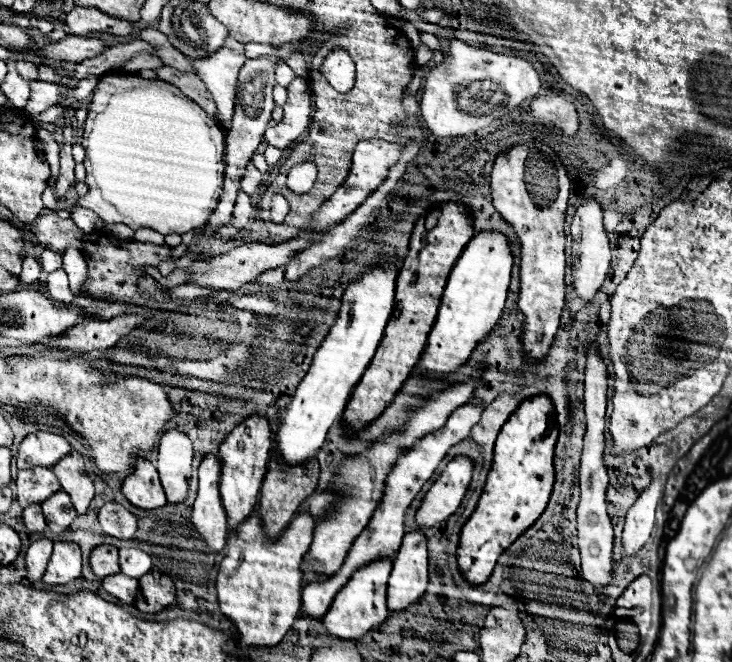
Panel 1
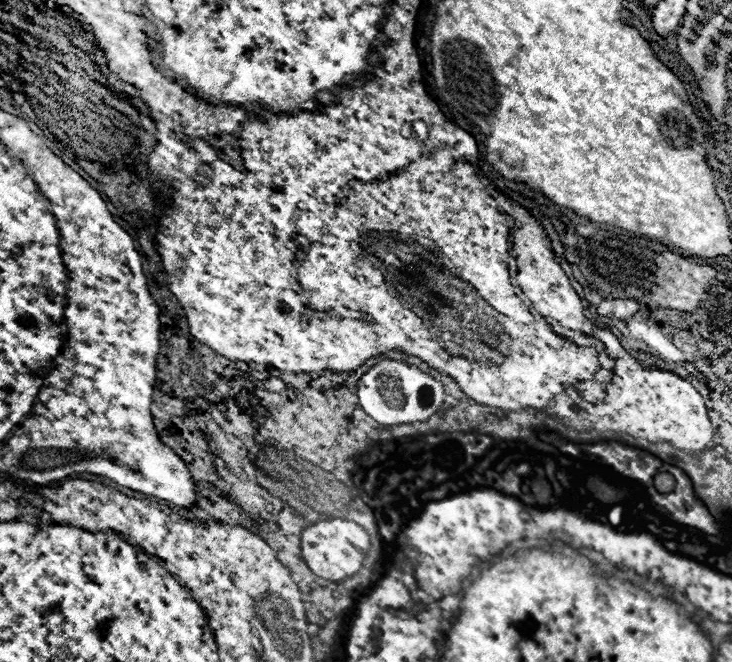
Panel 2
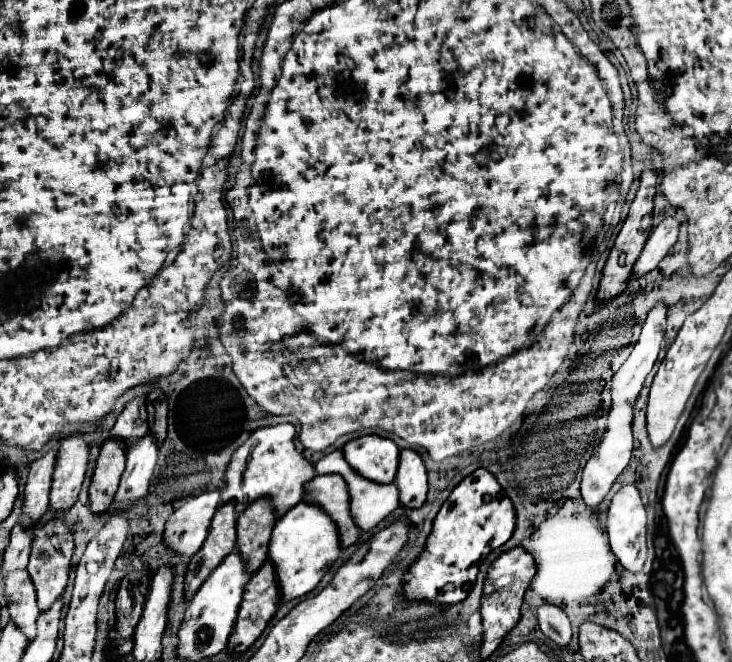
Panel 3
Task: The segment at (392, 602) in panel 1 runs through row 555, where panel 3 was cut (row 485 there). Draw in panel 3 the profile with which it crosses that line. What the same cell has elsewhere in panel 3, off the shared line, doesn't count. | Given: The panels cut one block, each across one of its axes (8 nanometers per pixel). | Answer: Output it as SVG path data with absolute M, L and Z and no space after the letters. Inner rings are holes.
M402 450L398 466L396 486L400 490L400 504L408 508L422 506L428 492L428 478L420 454L416 450Z

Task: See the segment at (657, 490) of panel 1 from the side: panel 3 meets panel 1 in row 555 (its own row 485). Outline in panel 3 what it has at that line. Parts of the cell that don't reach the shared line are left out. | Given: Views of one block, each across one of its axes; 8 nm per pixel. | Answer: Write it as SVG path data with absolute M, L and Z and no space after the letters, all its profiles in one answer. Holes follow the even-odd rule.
M624 484L612 498L608 510L608 536L610 546L620 564L630 572L640 572L646 560L646 508L640 490L634 484Z

